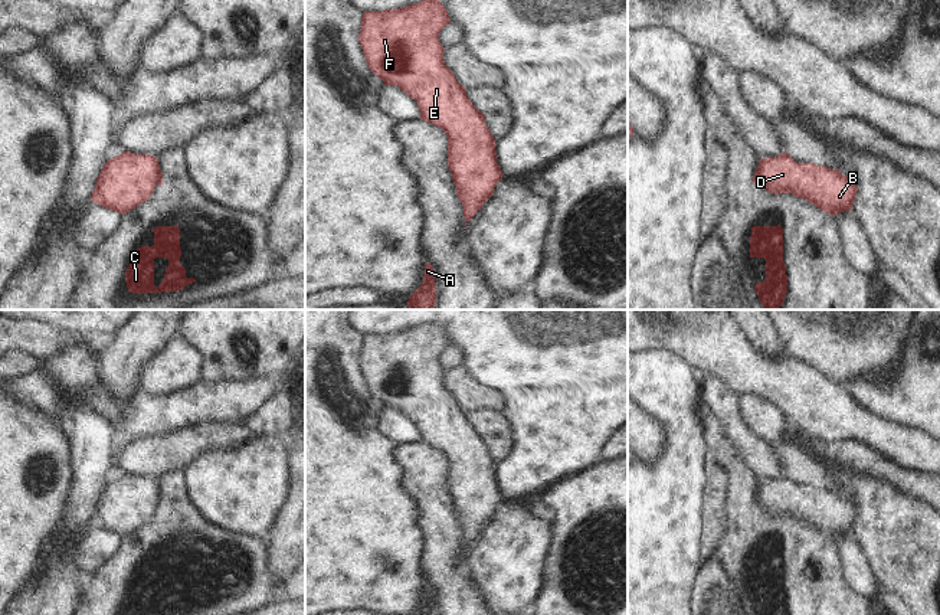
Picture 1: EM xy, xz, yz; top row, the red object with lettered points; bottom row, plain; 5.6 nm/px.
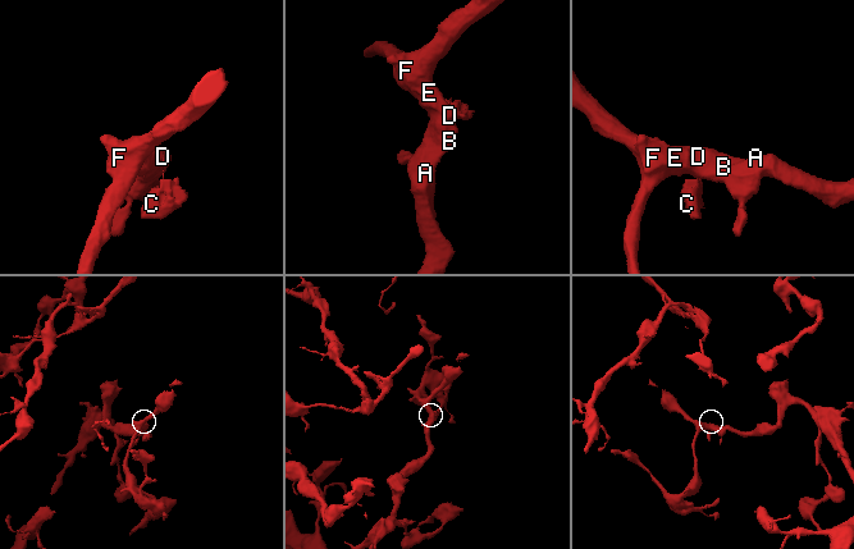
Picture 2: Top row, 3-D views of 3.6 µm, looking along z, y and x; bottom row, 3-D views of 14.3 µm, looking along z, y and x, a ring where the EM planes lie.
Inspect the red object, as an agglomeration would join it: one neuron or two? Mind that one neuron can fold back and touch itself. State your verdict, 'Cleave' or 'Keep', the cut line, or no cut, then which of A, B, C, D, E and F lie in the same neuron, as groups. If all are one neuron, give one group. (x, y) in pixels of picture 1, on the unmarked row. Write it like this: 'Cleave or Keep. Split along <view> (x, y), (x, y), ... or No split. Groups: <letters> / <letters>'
Cleave. Split along yz (756, 493), (756, 499), (766, 509), (782, 514). Groups: A B D E F / C

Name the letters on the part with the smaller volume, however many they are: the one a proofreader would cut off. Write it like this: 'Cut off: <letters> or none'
Cut off: C

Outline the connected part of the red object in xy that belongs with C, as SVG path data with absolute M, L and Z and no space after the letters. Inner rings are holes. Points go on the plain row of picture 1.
M155 549L154 567L137 572L125 593L125 605L130 615L170 615L181 614L186 608L196 605L186 599L186 591L180 588L180 550ZM167 580L168 589L163 605L154 608L154 582Z

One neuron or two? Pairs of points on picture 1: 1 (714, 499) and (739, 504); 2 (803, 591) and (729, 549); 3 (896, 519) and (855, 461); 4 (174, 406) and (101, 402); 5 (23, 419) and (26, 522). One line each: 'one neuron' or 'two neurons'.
1: two neurons
2: one neuron
3: two neurons
4: one neuron
5: one neuron

